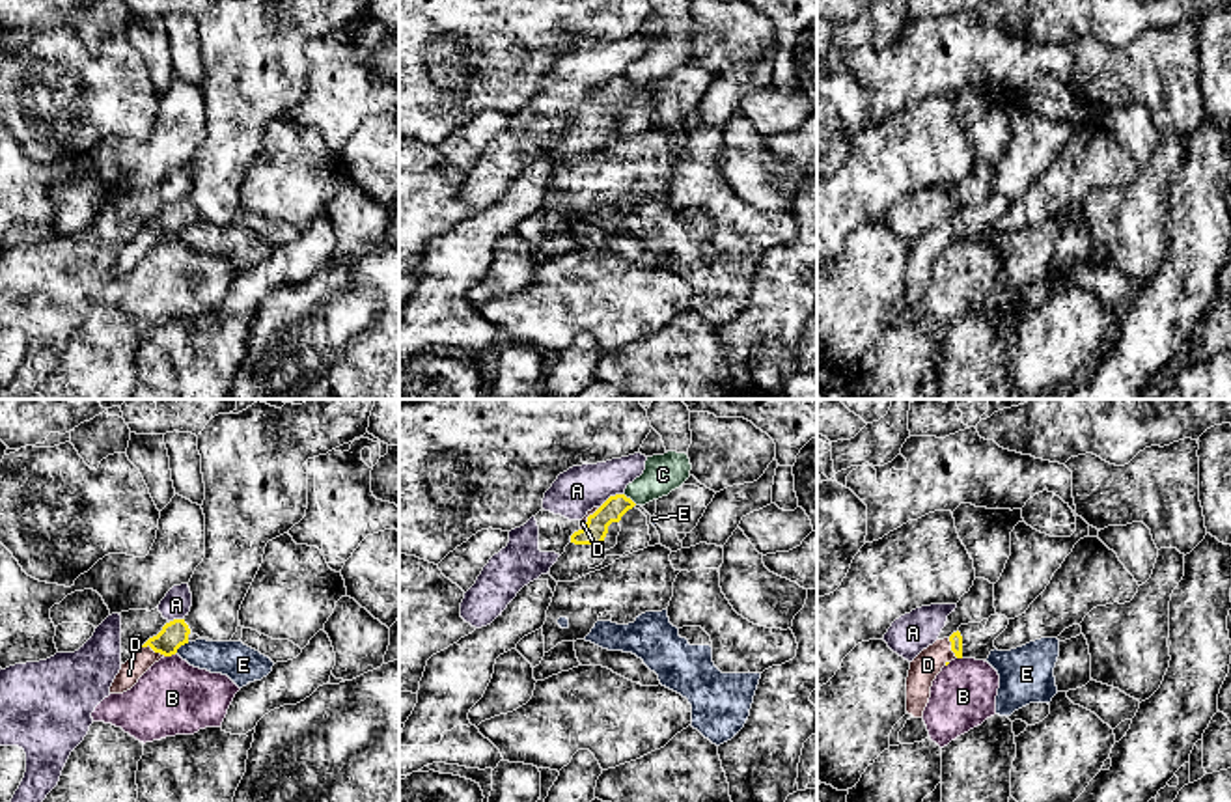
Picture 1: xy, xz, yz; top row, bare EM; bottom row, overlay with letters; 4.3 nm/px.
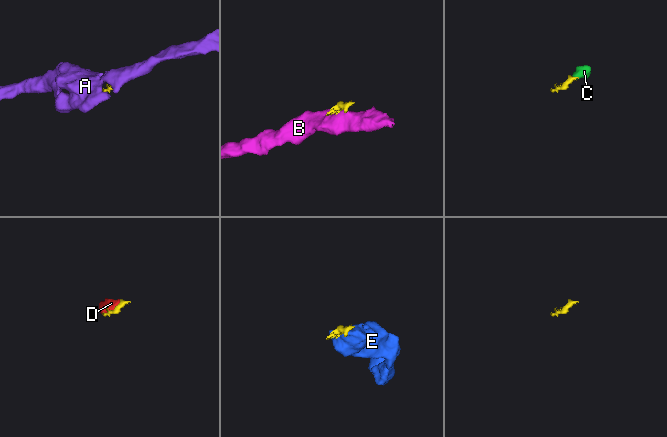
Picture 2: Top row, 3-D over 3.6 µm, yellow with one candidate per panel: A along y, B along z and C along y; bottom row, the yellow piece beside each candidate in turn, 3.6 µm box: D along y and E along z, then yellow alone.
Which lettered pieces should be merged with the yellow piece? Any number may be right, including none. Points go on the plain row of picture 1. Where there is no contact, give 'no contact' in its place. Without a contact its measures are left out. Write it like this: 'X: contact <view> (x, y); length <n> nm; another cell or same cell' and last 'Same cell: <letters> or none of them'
A: contact xz (610, 79); length 120 nm; another cell
B: contact xy (168, 237); length 50 nm; another cell
C: contact xz (629, 81); length 80 nm; another cell
D: contact xy (153, 232); length 110 nm; same cell
E: contact xy (181, 226); length 80 nm; another cell
Same cell: D

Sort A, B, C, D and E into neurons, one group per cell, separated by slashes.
A / B / C E / D

